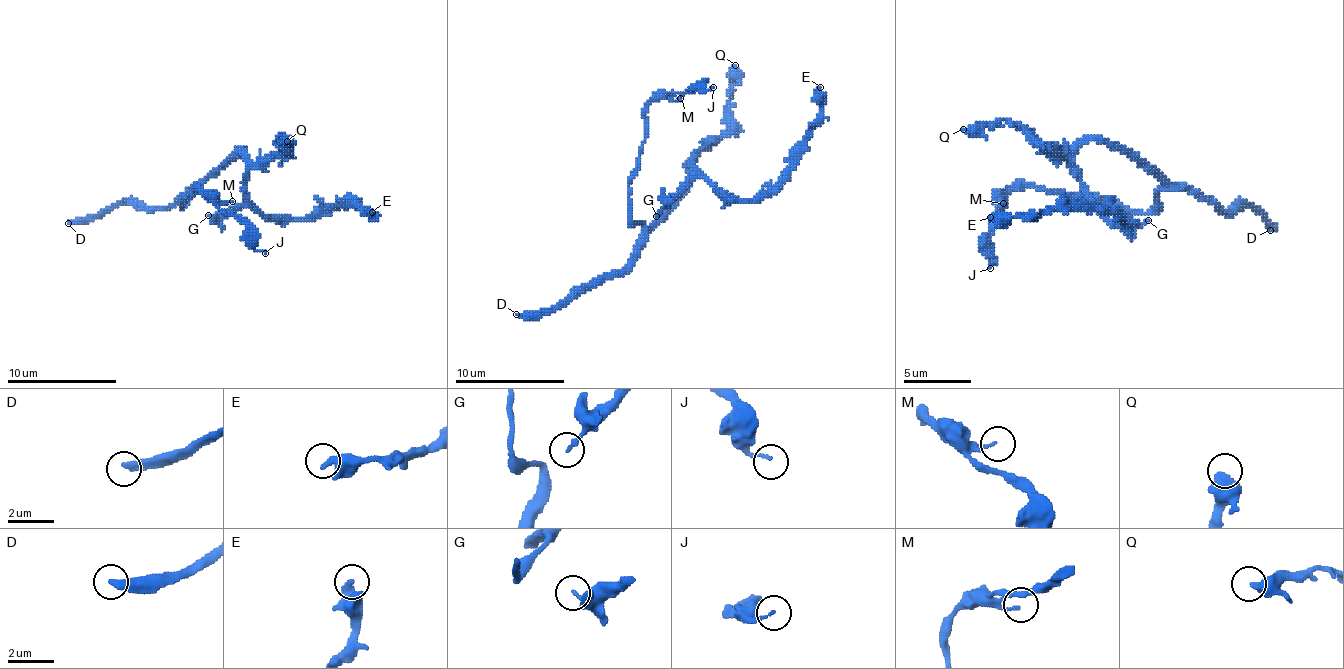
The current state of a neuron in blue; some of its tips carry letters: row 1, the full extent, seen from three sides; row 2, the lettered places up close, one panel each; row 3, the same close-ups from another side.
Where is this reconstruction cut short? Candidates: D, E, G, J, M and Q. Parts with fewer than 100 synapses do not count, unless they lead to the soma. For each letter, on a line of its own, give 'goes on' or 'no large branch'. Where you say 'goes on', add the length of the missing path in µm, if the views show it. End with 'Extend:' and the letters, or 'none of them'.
D: goes on | 250 µm
E: no large branch
G: no large branch
J: no large branch
M: no large branch
Q: no large branch
Extend: D

